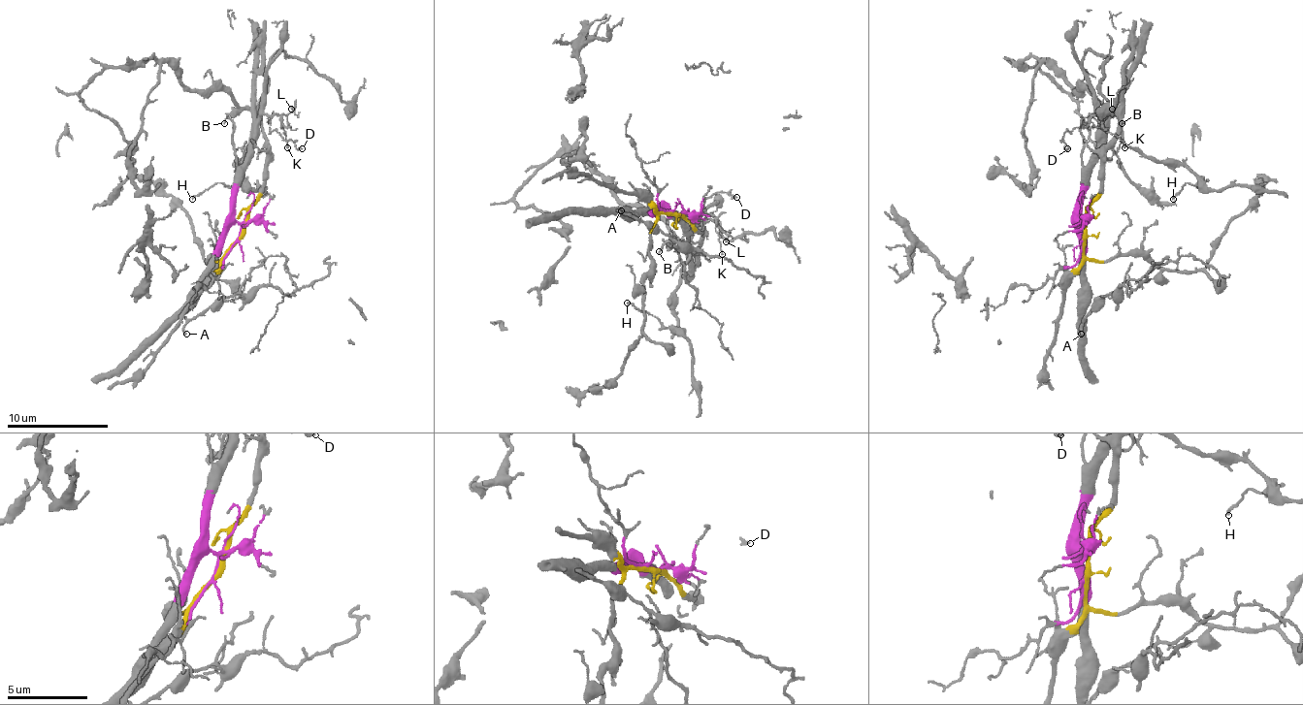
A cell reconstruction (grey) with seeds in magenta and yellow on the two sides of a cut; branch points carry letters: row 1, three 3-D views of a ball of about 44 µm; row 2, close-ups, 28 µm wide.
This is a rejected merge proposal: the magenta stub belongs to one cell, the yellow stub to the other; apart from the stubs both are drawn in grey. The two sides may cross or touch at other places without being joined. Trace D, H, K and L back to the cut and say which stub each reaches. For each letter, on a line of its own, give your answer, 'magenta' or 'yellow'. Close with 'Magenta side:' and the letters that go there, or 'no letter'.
D: magenta
H: yellow
K: magenta
L: magenta
Magenta side: D, K, L

